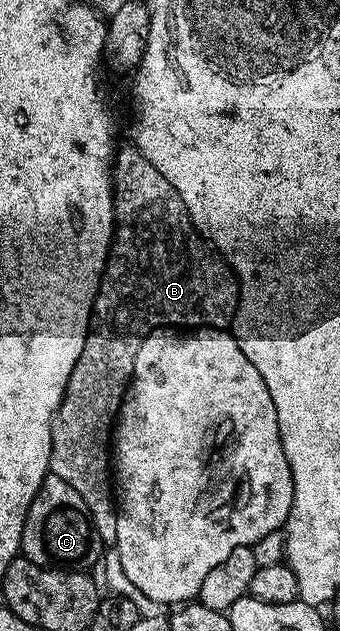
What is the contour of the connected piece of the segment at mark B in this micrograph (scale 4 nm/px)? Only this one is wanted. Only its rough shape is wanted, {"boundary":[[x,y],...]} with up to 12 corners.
{"boundary":[[136,146],[51,425],[50,472],[117,542],[111,436],[143,332],[228,328],[232,267]]}

